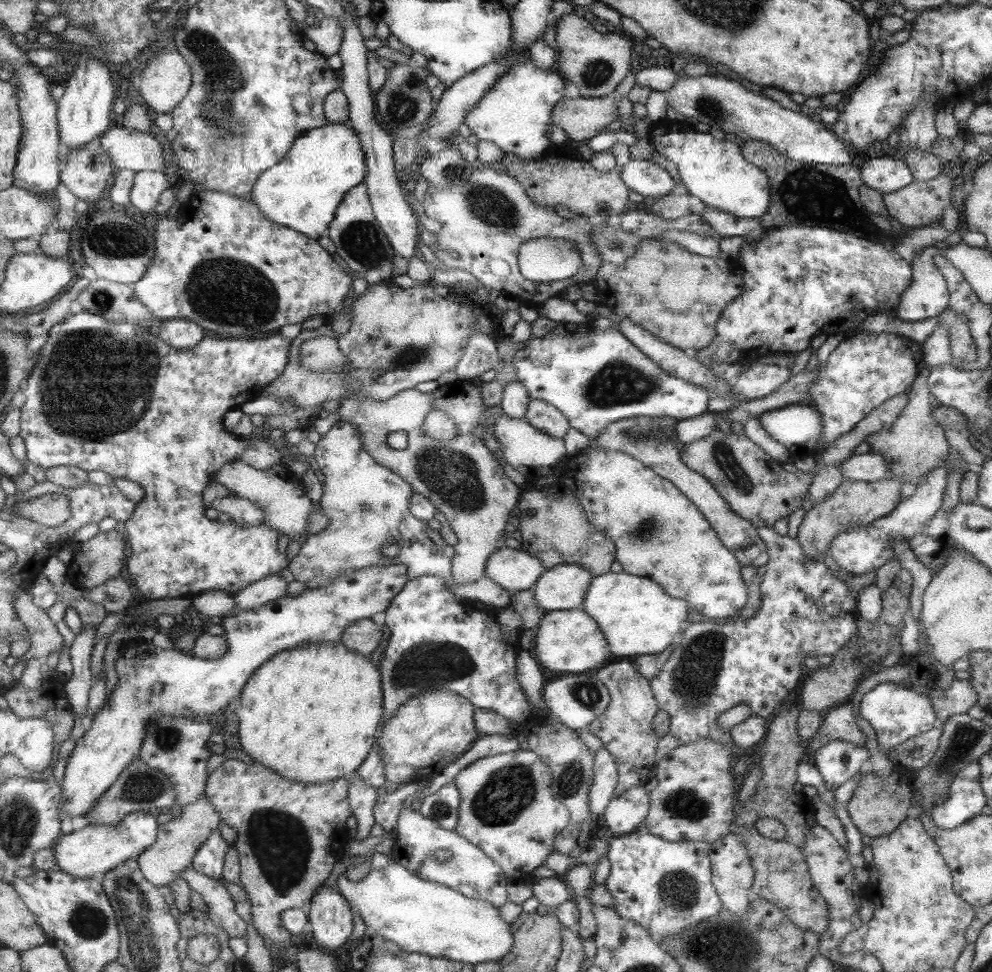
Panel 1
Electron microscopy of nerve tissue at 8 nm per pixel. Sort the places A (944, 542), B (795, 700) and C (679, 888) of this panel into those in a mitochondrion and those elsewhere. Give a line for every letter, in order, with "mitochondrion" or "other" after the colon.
A: other
B: other
C: mitochondrion

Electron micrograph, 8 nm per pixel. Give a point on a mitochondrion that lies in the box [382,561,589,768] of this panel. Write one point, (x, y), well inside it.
(429, 664)

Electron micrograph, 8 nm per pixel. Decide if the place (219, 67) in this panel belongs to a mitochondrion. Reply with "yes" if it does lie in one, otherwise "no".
yes

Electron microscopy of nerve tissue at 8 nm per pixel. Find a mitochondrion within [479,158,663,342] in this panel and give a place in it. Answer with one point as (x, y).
(616, 243)

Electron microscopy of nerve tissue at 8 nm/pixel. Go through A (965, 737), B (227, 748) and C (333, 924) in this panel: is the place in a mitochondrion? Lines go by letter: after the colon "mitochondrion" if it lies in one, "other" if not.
A: mitochondrion
B: other
C: other

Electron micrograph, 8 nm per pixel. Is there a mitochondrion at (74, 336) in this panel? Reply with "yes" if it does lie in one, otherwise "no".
yes

